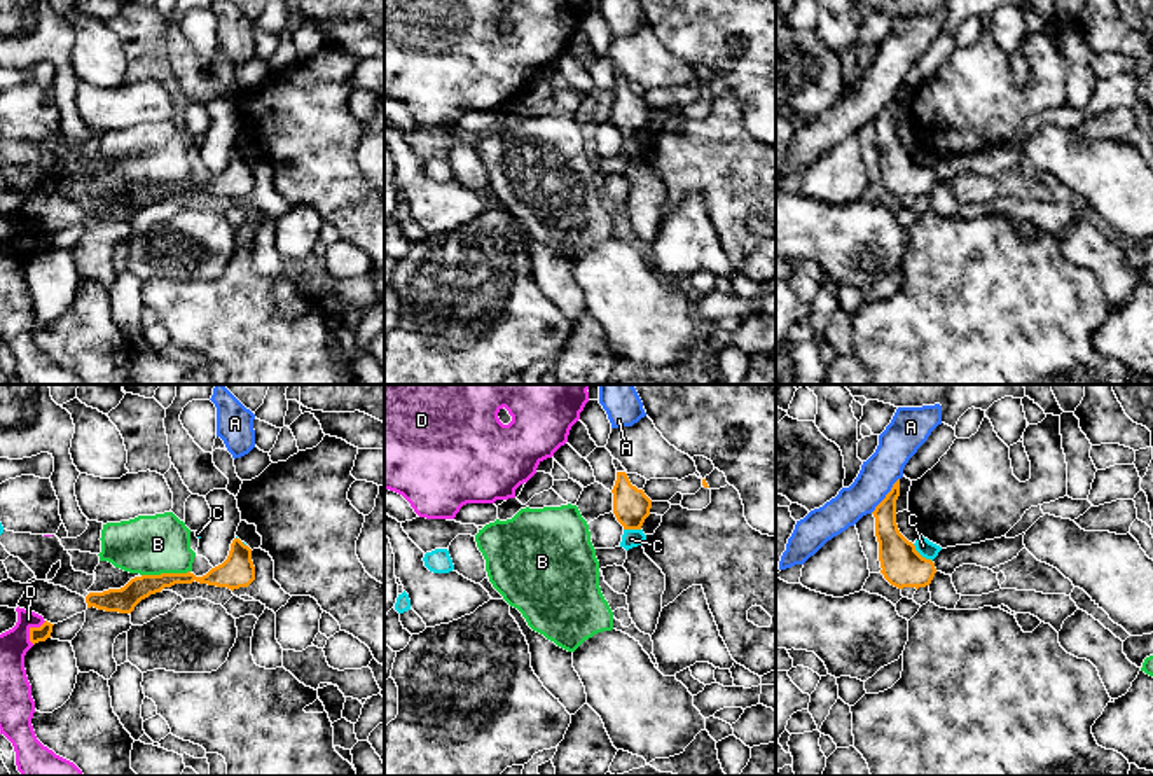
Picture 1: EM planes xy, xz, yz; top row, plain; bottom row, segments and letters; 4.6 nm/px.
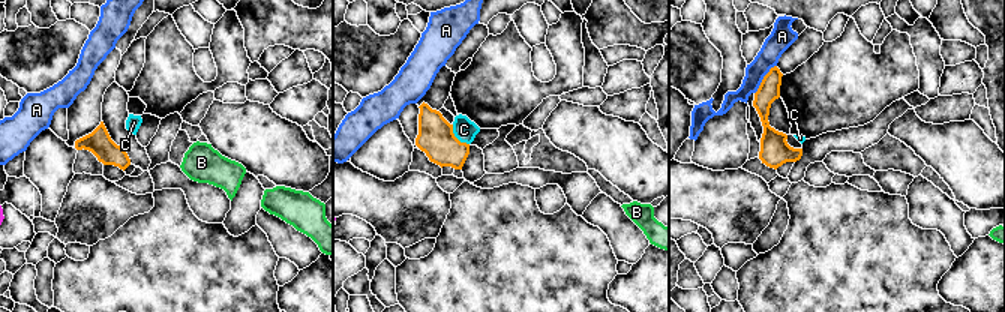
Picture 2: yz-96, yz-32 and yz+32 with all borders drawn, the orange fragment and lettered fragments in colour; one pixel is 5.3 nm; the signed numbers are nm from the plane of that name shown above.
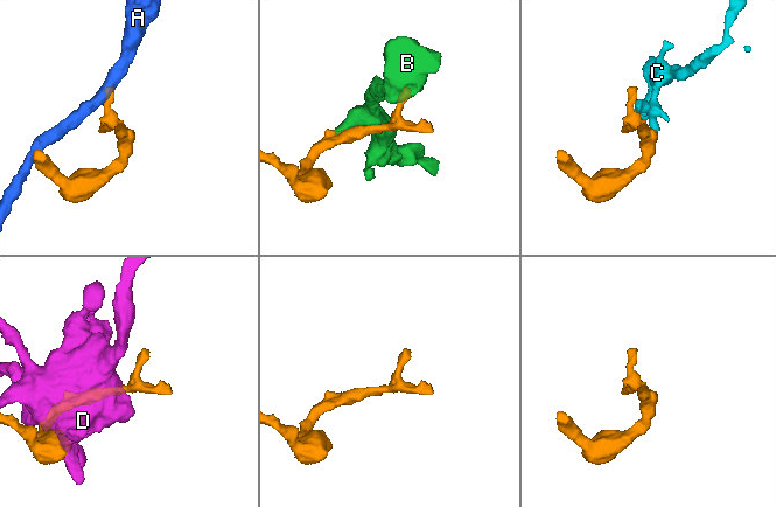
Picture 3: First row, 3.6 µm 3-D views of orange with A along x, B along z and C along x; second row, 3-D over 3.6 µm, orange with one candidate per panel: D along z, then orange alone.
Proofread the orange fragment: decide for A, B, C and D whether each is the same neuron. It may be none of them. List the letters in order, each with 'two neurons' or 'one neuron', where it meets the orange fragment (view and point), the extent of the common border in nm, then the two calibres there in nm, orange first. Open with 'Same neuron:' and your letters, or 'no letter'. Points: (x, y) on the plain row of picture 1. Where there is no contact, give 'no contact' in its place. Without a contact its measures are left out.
Same neuron: no letter
A: two neurons; contact yz (886, 103); length 220 nm; calibres 140 and 180 nm
B: two neurons; contact xy (165, 182); length 220 nm; calibres 120 and 280 nm
C: two neurons; contact yz (919, 163); length 130 nm; calibres 190 and 80 nm
D: two neurons; contact xy (30, 238); length 130 nm; calibres 70 and 140 nm

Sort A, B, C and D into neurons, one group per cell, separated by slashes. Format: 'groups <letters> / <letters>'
groups A / B / C / D

